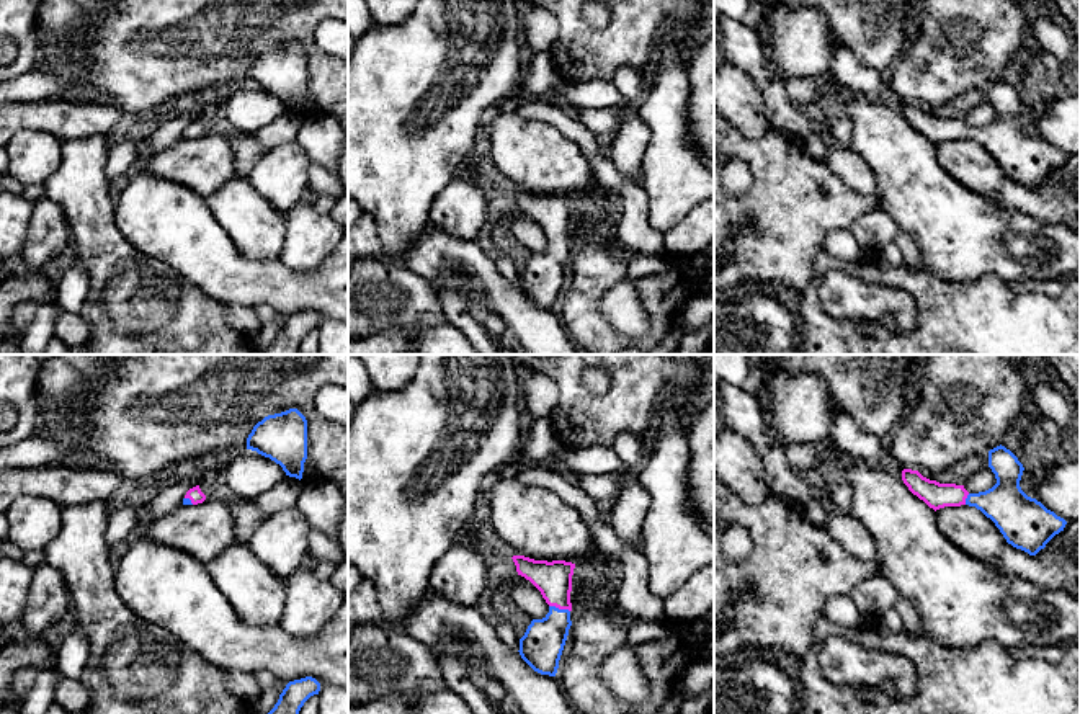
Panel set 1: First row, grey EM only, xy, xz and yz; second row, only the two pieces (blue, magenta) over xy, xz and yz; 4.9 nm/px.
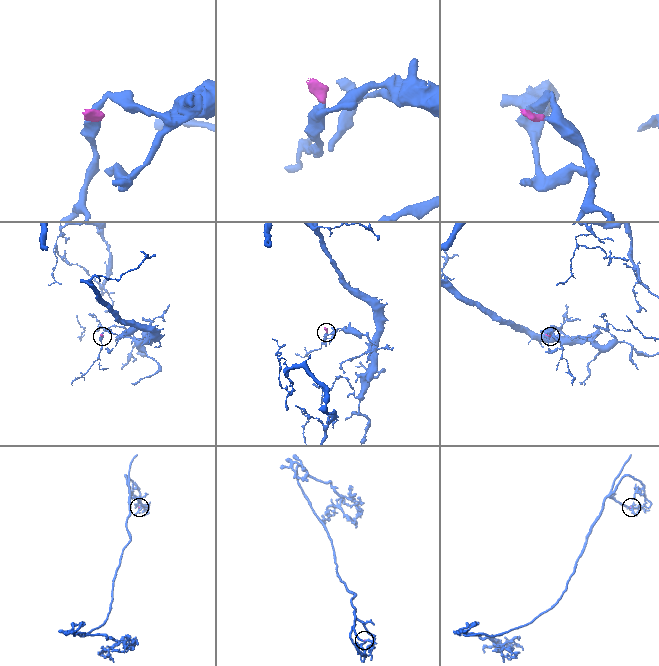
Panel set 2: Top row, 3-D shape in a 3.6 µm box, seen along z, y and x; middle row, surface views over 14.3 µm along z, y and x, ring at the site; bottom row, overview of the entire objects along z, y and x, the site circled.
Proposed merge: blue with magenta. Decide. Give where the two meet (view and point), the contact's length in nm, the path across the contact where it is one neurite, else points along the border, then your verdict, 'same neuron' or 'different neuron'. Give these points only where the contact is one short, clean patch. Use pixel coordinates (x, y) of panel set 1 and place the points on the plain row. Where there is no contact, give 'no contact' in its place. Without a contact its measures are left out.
meets blue in xz at (559, 244); contact 110 nm long; runs through xz (541, 280), (554, 262), (559, 244), (553, 213); same neuron

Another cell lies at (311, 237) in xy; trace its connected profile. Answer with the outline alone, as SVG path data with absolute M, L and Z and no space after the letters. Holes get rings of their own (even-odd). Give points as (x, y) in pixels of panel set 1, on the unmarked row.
M306 196L284 214L279 258L297 273L310 273L333 253L343 235L345 229L330 214L320 214L314 198Z

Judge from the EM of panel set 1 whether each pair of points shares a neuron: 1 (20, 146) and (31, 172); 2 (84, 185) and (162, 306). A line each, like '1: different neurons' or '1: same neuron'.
1: same neuron
2: same neuron

